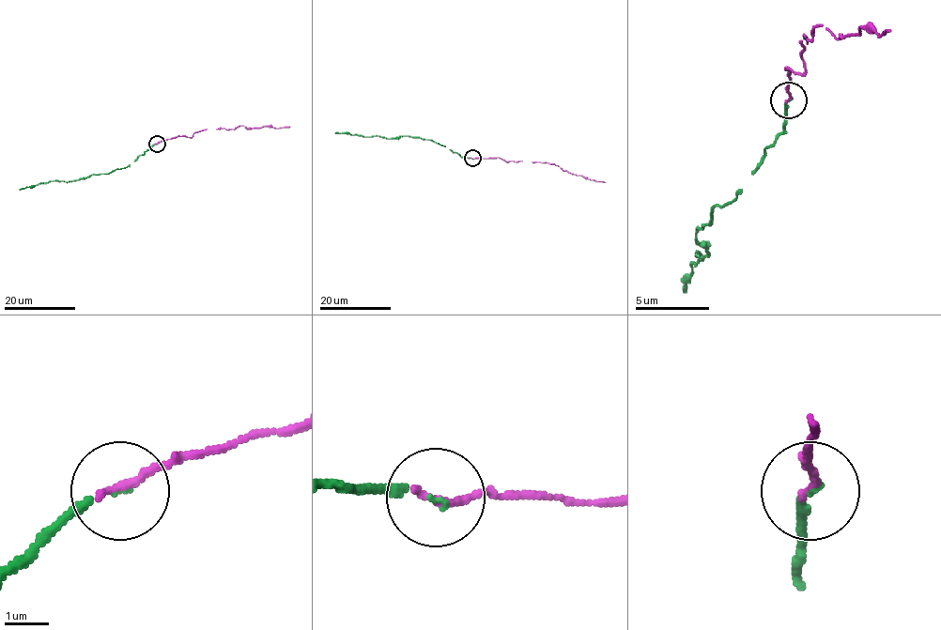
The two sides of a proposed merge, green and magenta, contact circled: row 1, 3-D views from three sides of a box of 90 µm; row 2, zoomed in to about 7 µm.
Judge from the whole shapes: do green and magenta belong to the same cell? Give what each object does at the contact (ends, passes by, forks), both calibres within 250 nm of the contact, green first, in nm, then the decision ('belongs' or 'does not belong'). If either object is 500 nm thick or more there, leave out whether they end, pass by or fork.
green ends; magenta ends; calibres 120 and 200 nm; belongs

